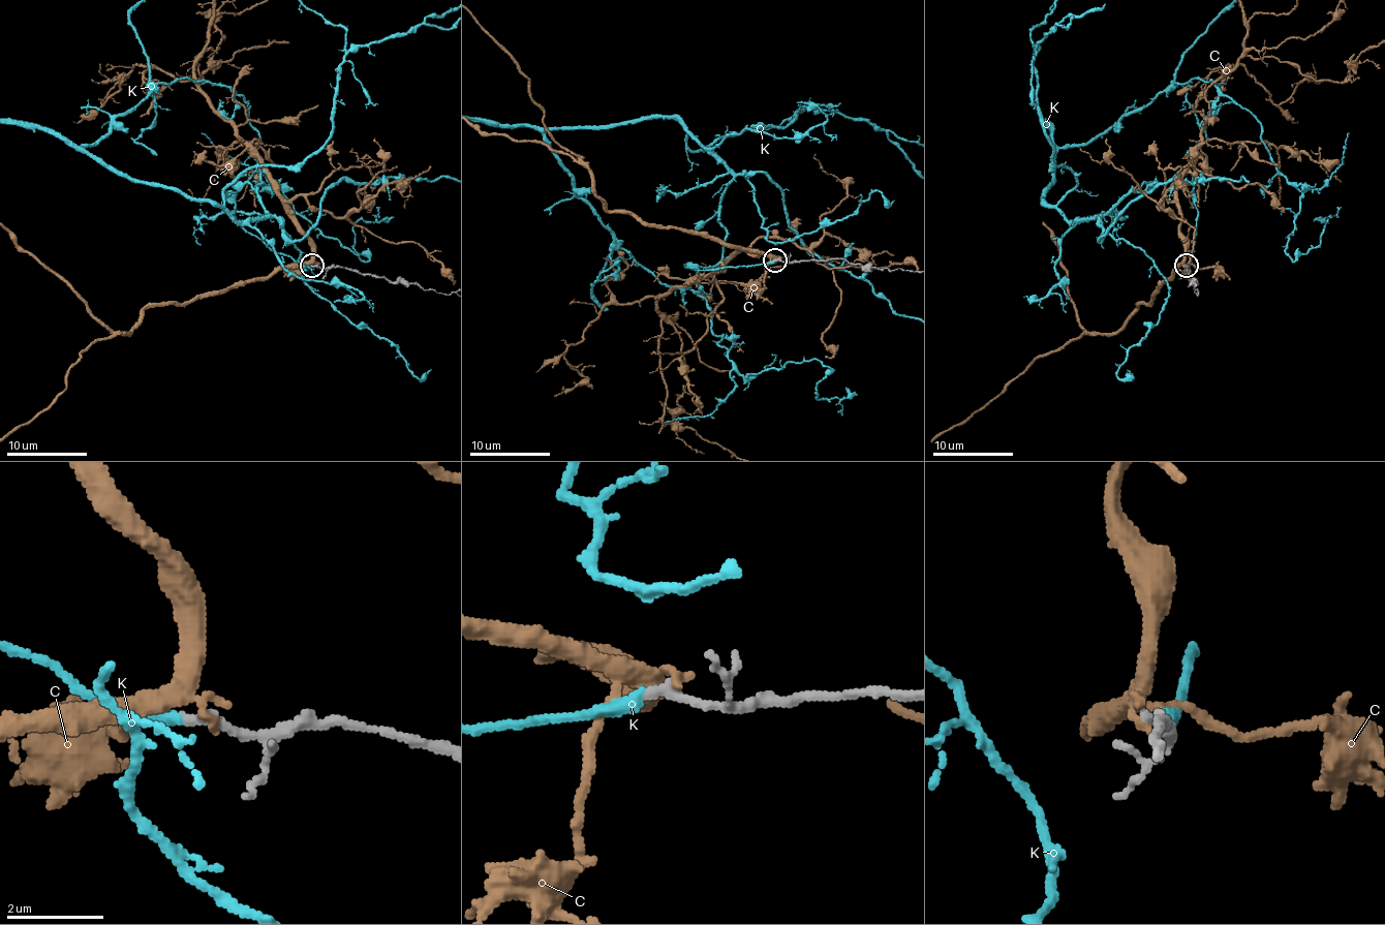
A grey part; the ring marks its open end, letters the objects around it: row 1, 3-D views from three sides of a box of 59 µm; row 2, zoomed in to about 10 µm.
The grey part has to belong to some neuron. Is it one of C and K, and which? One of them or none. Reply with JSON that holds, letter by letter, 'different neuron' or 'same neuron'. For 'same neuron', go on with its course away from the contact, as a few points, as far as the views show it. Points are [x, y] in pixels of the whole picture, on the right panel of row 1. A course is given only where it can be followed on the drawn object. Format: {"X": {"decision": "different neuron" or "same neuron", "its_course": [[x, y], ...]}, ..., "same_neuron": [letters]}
{"C": {"decision": "different neuron"}, "K": {"decision": "same neuron", "its_course": [[1187, 266], [1187, 173], [1043, 199], [1172, 84], [1256, 116], [1302, 187], [1292, 259], [1336, 207]]}, "same_neuron": ["K"]}

